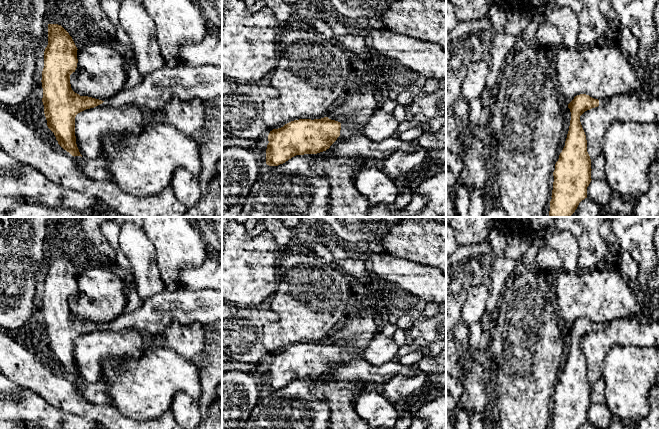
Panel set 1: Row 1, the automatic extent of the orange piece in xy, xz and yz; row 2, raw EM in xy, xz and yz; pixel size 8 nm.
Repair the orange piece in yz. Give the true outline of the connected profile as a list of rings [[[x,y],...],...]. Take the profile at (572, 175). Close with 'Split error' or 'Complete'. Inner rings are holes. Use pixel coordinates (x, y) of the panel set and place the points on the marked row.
[[[580,94],[568,104],[571,112],[570,126],[565,146],[553,172],[549,217],[570,217],[579,203],[587,198],[592,169],[580,116],[587,110],[604,105],[606,101]]]. Split error

